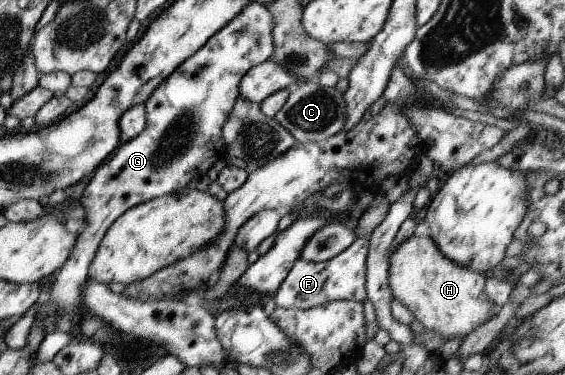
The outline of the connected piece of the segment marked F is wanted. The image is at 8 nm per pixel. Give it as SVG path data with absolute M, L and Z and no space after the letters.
M356 238L333 258L318 263L307 262L301 258L293 262L291 270L278 286L273 300L277 308L297 308L302 311L317 305L335 300L355 300L362 302L366 297L365 284L365 256L367 256L369 241Z

